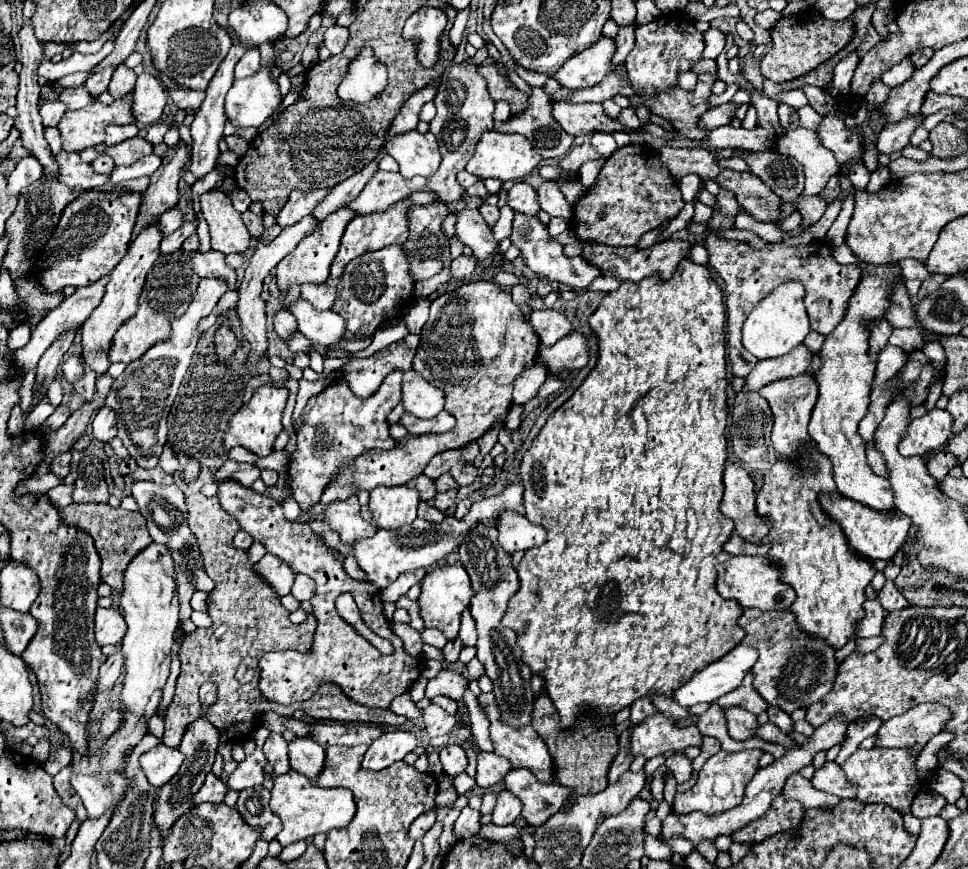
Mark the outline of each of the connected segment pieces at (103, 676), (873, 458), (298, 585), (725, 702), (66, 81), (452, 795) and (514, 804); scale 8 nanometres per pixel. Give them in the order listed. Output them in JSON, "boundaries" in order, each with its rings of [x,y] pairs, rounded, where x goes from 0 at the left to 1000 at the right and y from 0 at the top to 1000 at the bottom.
{"boundaries":[[[[121,742],[121,749],[111,756],[108,765],[102,772],[102,791],[98,797],[106,795],[106,793],[115,793],[119,788],[121,779],[125,777],[125,768],[127,768],[127,751],[125,751],[125,742]]],[[[898,516],[896,517],[895,522],[896,530],[902,543],[906,545],[908,549],[916,549],[917,541],[915,539],[911,522],[907,519],[907,517]]],[[[307,662],[305,673],[301,678],[301,685],[309,692],[319,692],[325,685],[325,669],[317,662]]],[[[772,774],[772,779],[768,781],[768,786],[765,786],[759,795],[755,795],[755,797],[743,802],[741,809],[743,809],[747,816],[753,816],[753,814],[765,814],[765,816],[776,818],[778,823],[784,823],[784,820],[792,818],[792,814],[794,814],[794,809],[780,795],[776,774]]],[[[90,82],[90,84],[77,84],[77,86],[67,86],[65,91],[59,91],[59,93],[55,93],[55,100],[80,100],[80,98],[86,98],[88,93],[90,93],[90,89],[92,89],[94,84]]],[[[467,907],[461,910],[454,910],[449,918],[450,930],[462,929],[469,924],[473,918],[471,908]]],[[[518,910],[513,915],[513,926],[509,931],[507,945],[511,949],[528,949],[536,938],[538,938],[538,922],[526,910]]]]}

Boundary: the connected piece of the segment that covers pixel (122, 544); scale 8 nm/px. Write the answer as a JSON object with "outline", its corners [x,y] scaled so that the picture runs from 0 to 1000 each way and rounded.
{"outline":[[[73,579],[63,588],[65,600],[90,611],[98,620],[100,636],[106,648],[104,666],[117,675],[119,680],[127,680],[127,657],[135,648],[135,643],[148,634],[156,625],[156,616],[152,611],[150,597],[144,588],[129,588],[127,583],[113,583],[111,579]]]}

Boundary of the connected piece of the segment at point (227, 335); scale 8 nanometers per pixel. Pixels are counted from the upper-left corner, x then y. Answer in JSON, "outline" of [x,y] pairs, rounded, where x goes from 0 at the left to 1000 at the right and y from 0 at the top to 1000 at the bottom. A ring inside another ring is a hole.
{"outline":[[[228,374],[226,381],[224,381],[224,386],[222,386],[222,399],[224,399],[226,411],[230,411],[230,413],[239,411],[243,406],[245,397],[247,397],[245,388],[237,381],[237,374]]]}

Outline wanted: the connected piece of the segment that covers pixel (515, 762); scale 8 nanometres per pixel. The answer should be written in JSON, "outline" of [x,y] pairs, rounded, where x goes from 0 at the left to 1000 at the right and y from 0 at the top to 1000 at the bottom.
{"outline":[[[497,797],[493,802],[495,811],[499,814],[503,827],[505,827],[505,850],[509,853],[509,860],[511,860],[511,867],[515,871],[524,871],[528,876],[528,883],[530,885],[538,885],[538,883],[544,883],[549,885],[549,890],[553,890],[553,894],[557,894],[557,899],[573,899],[569,894],[569,871],[565,867],[565,857],[561,857],[561,850],[553,843],[551,837],[540,837],[540,839],[530,839],[526,834],[520,834],[515,827],[518,827],[518,820],[515,820],[515,814],[511,809],[511,800],[509,797]]]}

